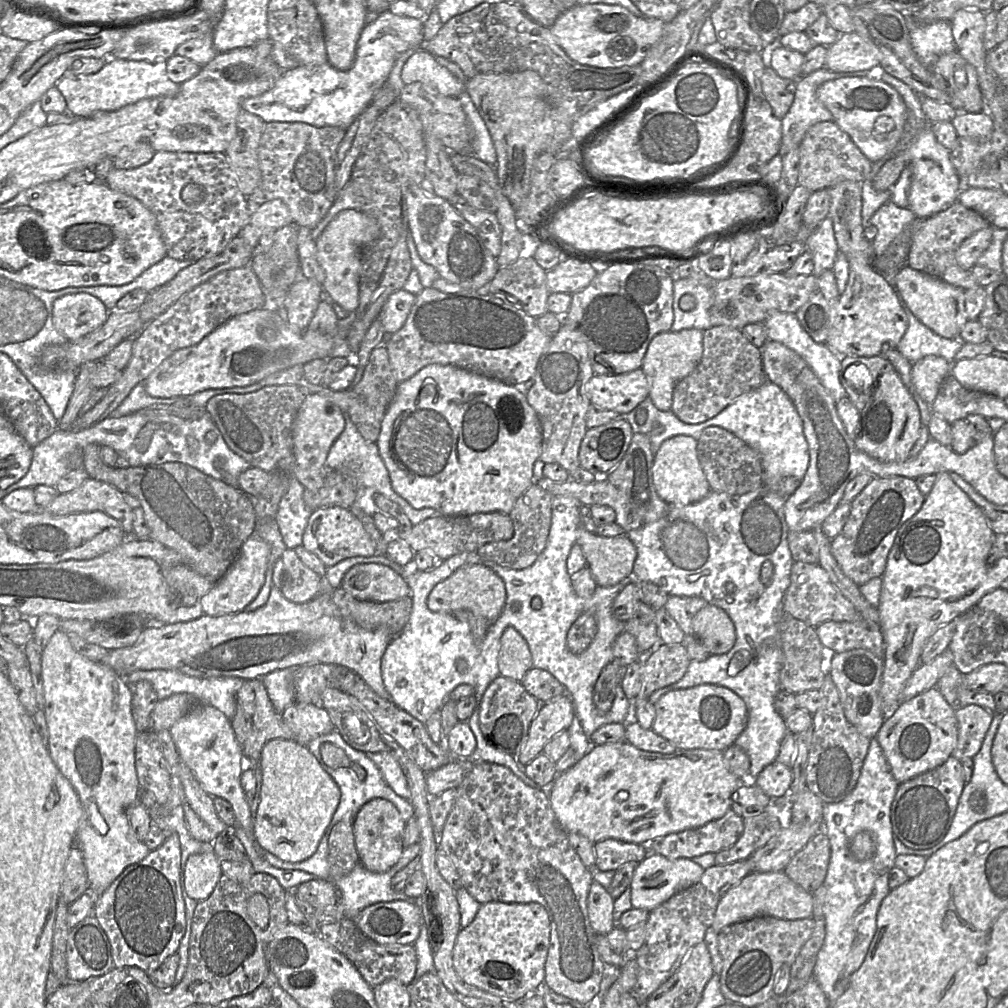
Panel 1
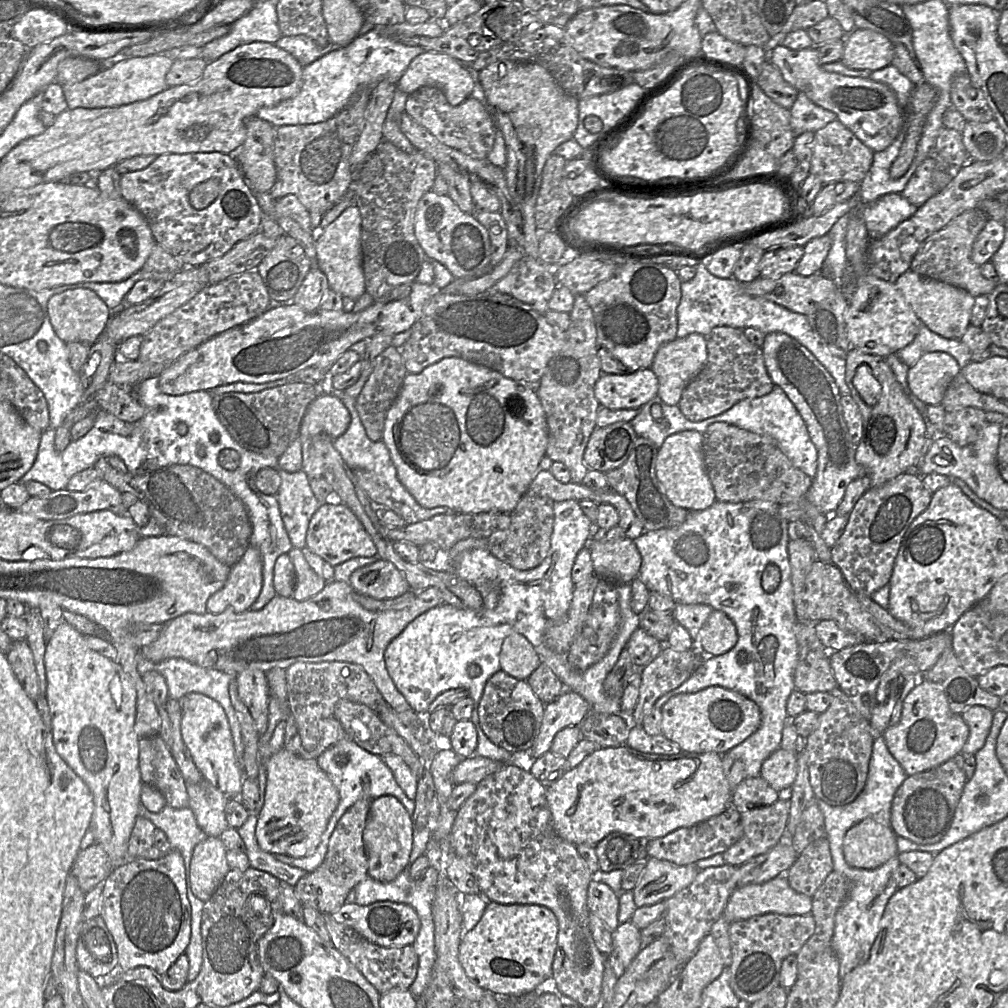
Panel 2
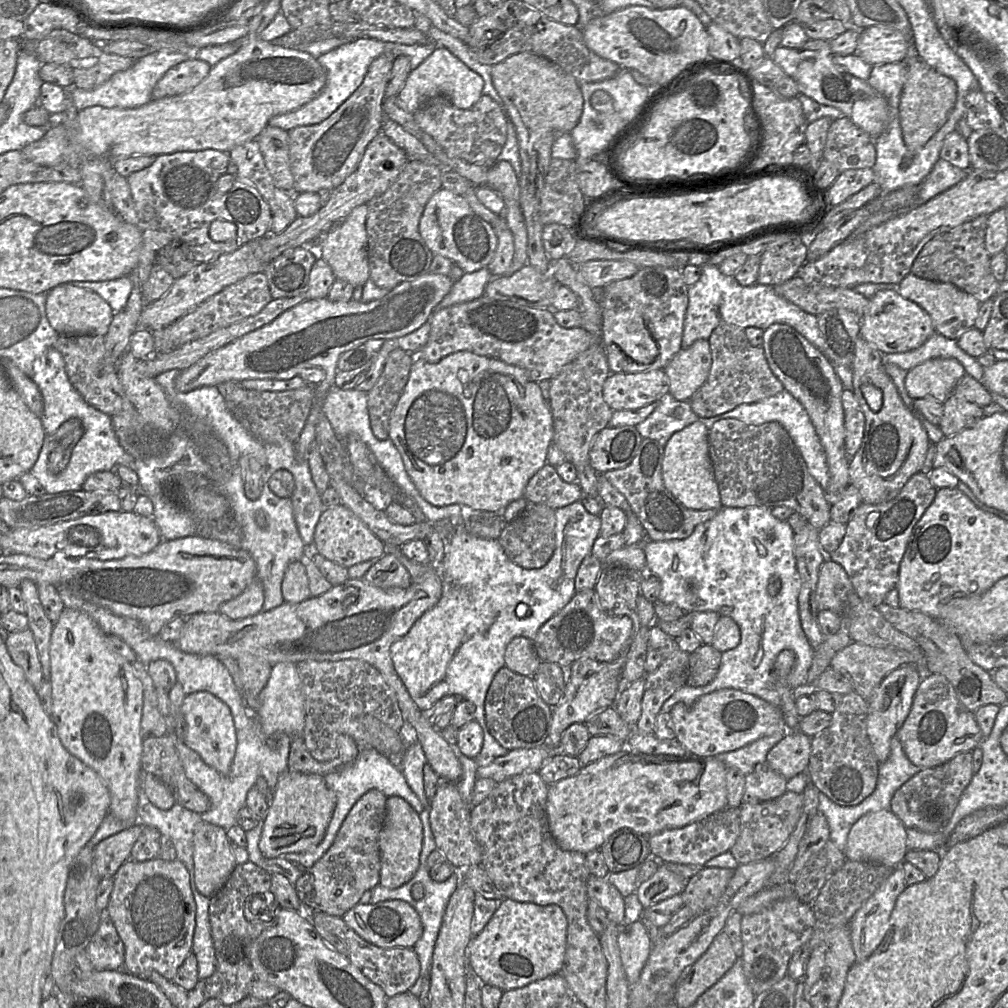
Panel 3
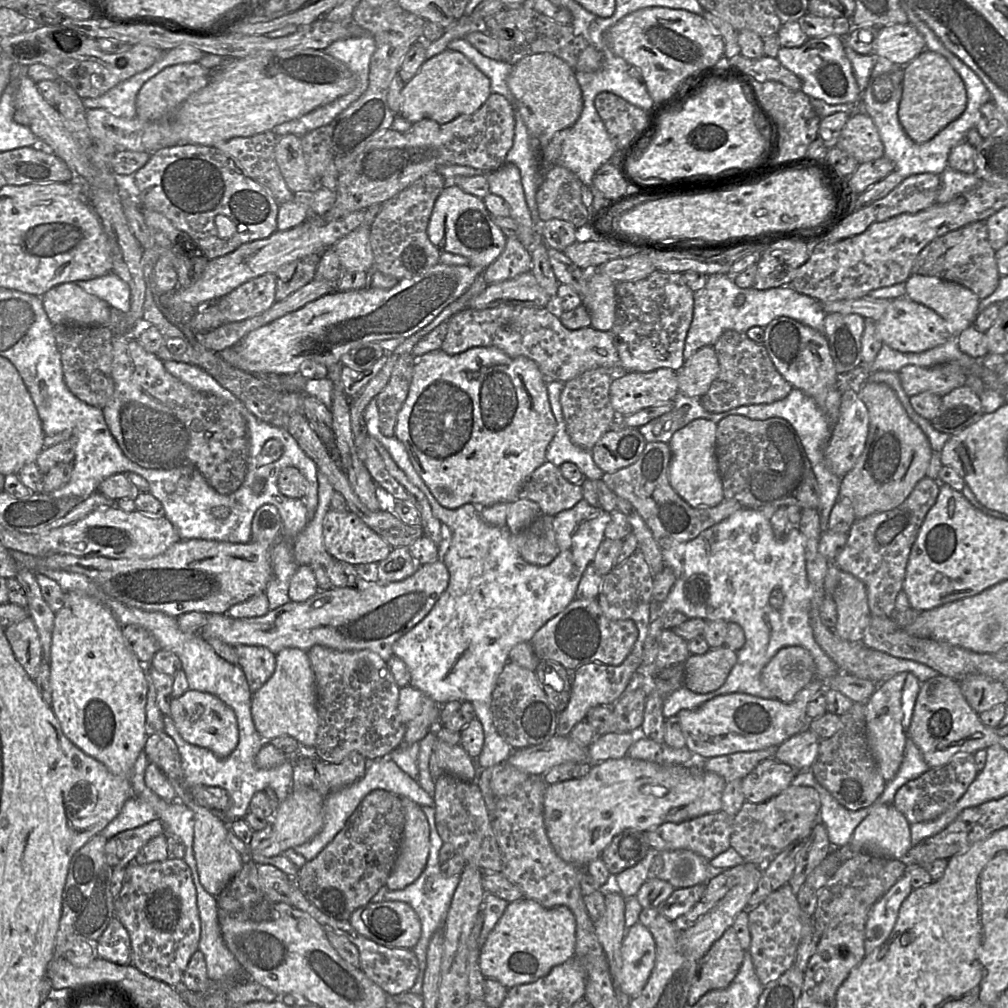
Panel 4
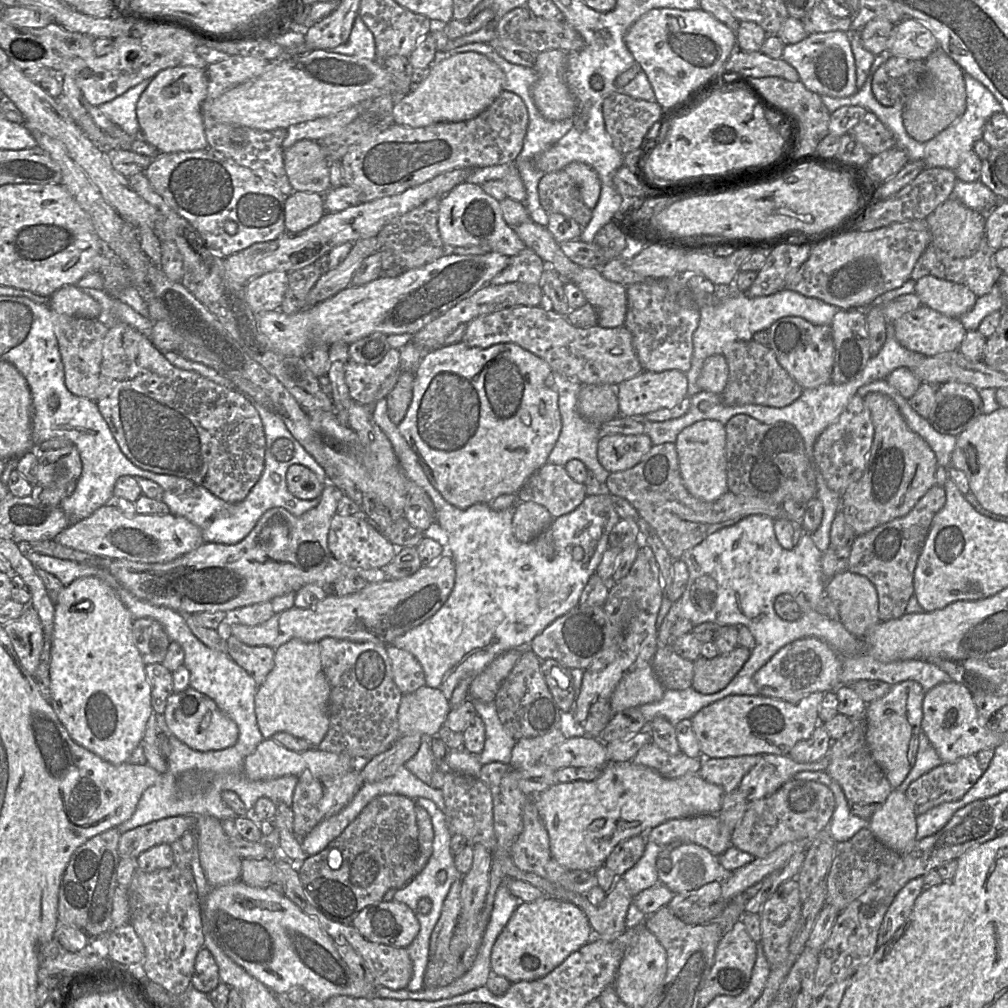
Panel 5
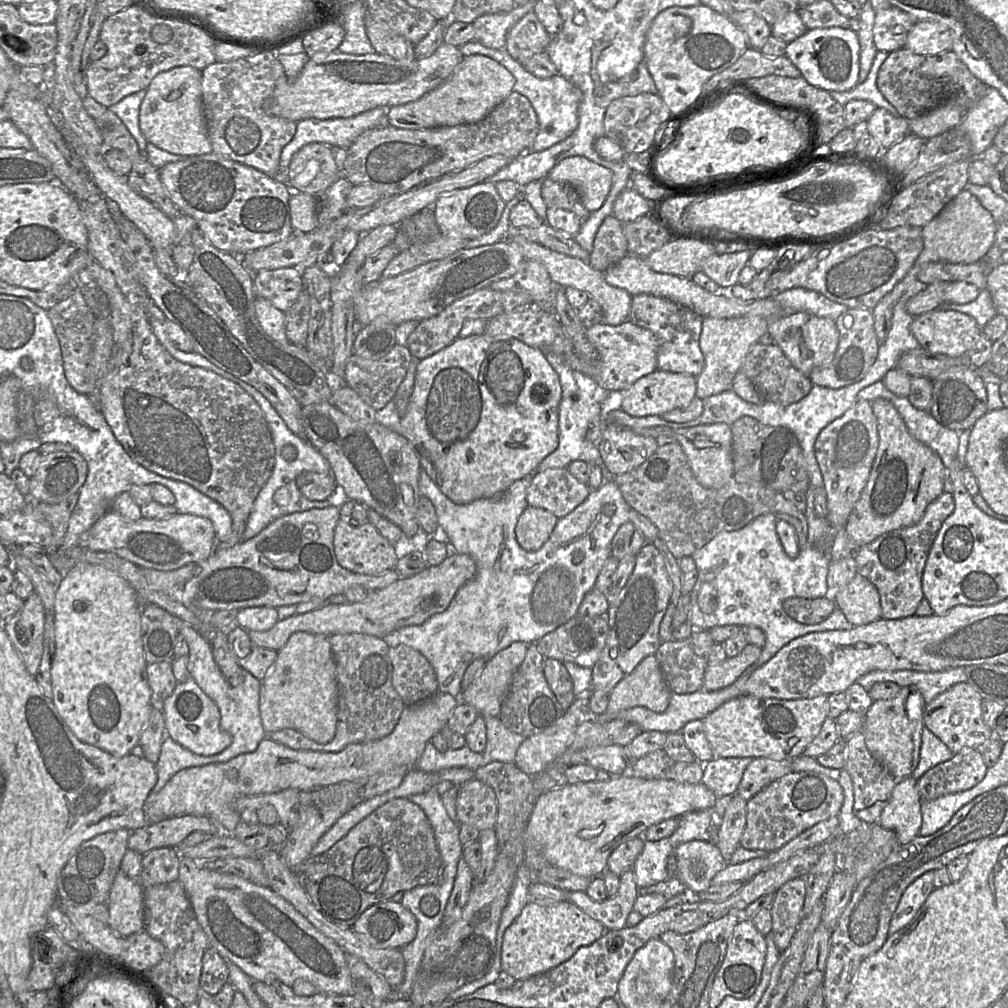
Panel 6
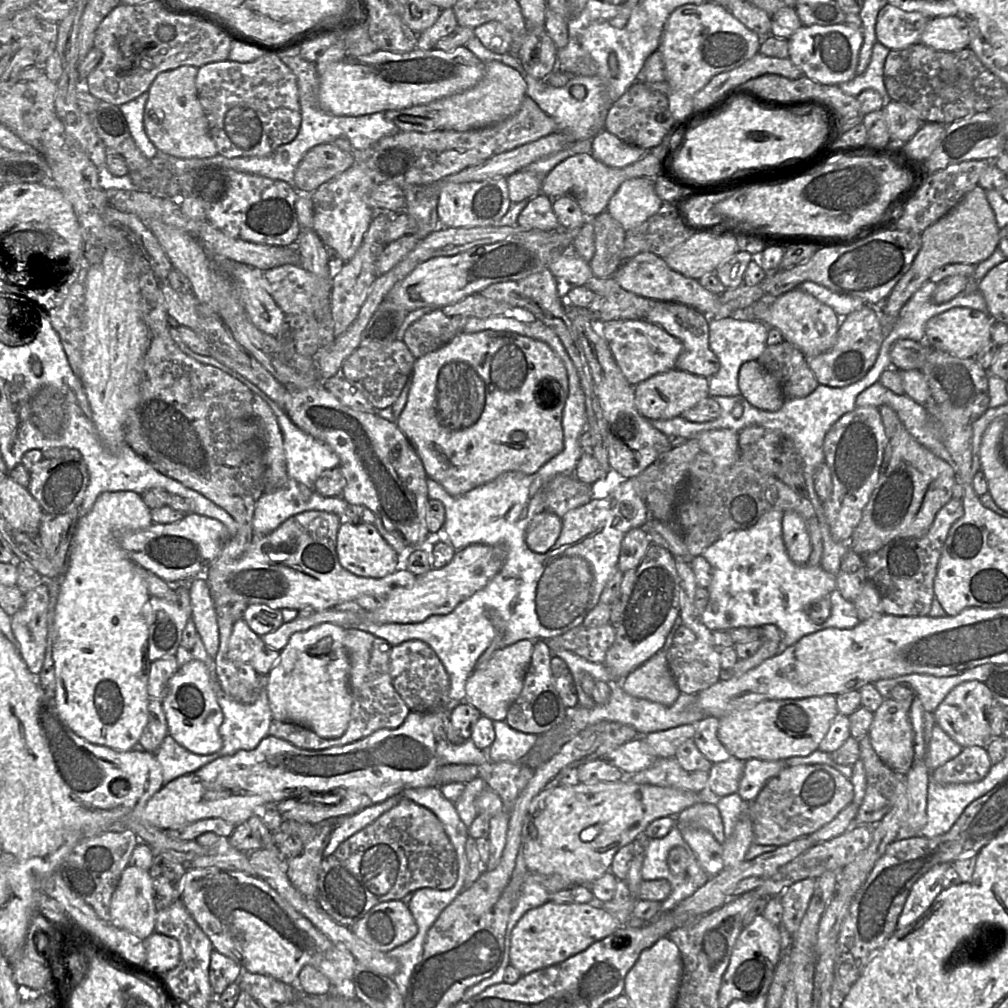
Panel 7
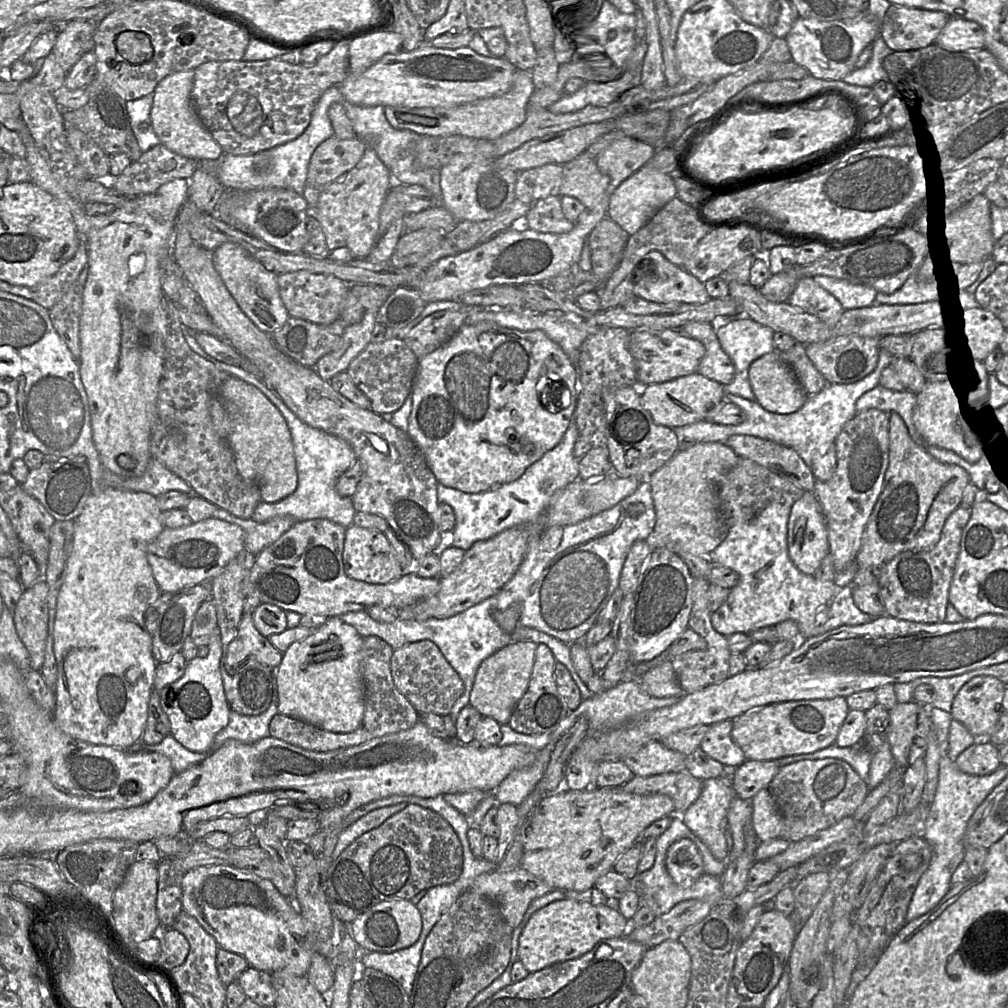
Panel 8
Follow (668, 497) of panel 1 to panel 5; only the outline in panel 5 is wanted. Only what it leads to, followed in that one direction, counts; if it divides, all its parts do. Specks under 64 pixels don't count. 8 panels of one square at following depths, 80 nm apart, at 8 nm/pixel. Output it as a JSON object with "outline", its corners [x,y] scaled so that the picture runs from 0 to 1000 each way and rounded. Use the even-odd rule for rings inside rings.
{"outline":[[[701,416],[691,418],[672,432],[670,442],[679,482],[688,493],[698,498],[707,498],[722,487],[718,421]]]}

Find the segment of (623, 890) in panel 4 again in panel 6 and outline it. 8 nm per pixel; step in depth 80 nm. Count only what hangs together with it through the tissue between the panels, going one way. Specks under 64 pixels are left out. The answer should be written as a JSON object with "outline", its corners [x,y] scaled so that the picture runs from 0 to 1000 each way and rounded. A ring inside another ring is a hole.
{"outline":[[[664,831],[639,834],[638,843],[627,860],[630,875],[635,884],[668,871],[662,864],[662,853],[669,848],[670,843]]]}

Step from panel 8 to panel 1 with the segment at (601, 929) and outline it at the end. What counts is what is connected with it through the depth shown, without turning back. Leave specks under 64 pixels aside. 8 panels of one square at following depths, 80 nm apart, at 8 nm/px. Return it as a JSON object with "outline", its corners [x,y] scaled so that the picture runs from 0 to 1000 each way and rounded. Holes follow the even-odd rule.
{"outline":[[[477,896],[469,914],[455,924],[448,944],[454,968],[497,990],[517,993],[540,979],[546,912],[535,896]]]}

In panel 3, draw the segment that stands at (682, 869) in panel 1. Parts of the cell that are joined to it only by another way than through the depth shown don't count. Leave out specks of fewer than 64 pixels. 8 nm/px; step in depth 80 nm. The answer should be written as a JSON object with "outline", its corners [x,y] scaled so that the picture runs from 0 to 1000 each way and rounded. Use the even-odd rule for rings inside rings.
{"outline":[[[654,857],[651,866],[635,877],[630,886],[639,902],[642,902],[662,891],[676,887],[683,874],[663,863],[660,858]]]}

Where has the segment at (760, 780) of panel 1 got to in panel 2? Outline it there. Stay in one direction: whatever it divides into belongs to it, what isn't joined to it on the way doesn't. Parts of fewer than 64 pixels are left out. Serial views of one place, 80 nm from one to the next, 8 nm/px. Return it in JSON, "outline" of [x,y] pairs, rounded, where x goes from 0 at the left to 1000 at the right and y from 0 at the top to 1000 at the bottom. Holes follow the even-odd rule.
{"outline":[[[772,742],[758,754],[753,770],[774,786],[784,781],[790,772],[790,753],[791,745]]]}

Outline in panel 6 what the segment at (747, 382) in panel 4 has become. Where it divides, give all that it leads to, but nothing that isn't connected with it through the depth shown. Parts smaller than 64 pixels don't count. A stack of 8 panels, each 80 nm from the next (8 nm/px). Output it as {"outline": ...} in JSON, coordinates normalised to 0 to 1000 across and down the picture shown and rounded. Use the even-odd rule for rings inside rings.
{"outline":[[[748,341],[741,350],[733,368],[746,379],[756,398],[783,402],[802,392],[807,380],[803,373],[790,366],[772,342]]]}

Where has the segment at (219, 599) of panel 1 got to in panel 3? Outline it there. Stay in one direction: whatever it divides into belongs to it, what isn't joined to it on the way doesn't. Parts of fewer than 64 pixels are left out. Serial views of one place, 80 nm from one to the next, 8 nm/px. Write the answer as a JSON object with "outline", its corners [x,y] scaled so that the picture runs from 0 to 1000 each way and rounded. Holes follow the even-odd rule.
{"outline":[[[254,572],[239,589],[220,598],[216,607],[229,614],[240,614],[258,608],[261,599],[261,580]]]}

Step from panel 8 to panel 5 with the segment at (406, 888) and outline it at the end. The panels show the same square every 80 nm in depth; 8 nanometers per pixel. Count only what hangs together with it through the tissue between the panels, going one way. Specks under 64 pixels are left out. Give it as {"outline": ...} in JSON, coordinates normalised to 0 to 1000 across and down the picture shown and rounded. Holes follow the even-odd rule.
{"outline":[[[380,788],[369,793],[325,839],[305,850],[296,867],[311,897],[327,913],[349,917],[363,899],[376,896],[387,882],[397,882],[412,867],[416,845],[412,794]]]}

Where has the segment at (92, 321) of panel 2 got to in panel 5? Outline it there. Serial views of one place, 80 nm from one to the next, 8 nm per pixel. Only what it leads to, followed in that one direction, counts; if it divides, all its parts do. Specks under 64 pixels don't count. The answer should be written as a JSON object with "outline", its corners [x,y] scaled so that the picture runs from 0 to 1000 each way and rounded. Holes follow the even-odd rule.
{"outline":[[[76,282],[56,288],[49,295],[47,304],[51,309],[78,315],[96,316],[100,311],[98,301]]]}

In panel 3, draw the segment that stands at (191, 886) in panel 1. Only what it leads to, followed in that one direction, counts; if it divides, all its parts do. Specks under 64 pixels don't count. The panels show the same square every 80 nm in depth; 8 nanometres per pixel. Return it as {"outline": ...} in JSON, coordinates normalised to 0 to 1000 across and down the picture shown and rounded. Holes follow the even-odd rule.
{"outline":[[[203,814],[196,819],[191,831],[193,878],[209,891],[217,884],[235,859],[224,822]]]}

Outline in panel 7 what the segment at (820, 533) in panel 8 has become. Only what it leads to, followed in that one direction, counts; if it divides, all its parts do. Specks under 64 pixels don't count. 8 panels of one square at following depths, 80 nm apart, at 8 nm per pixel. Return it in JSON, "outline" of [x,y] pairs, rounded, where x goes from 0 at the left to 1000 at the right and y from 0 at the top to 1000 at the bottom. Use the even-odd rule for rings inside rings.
{"outline":[[[779,508],[776,515],[776,531],[785,557],[792,561],[803,560],[806,540],[798,515],[789,508]]]}

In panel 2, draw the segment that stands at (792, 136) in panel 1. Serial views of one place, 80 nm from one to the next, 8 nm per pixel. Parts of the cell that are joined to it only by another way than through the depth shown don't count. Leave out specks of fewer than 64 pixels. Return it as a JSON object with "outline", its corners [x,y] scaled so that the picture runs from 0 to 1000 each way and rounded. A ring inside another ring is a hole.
{"outline":[[[795,90],[784,107],[784,123],[790,135],[797,131],[810,131],[829,117],[827,111],[809,103]]]}

